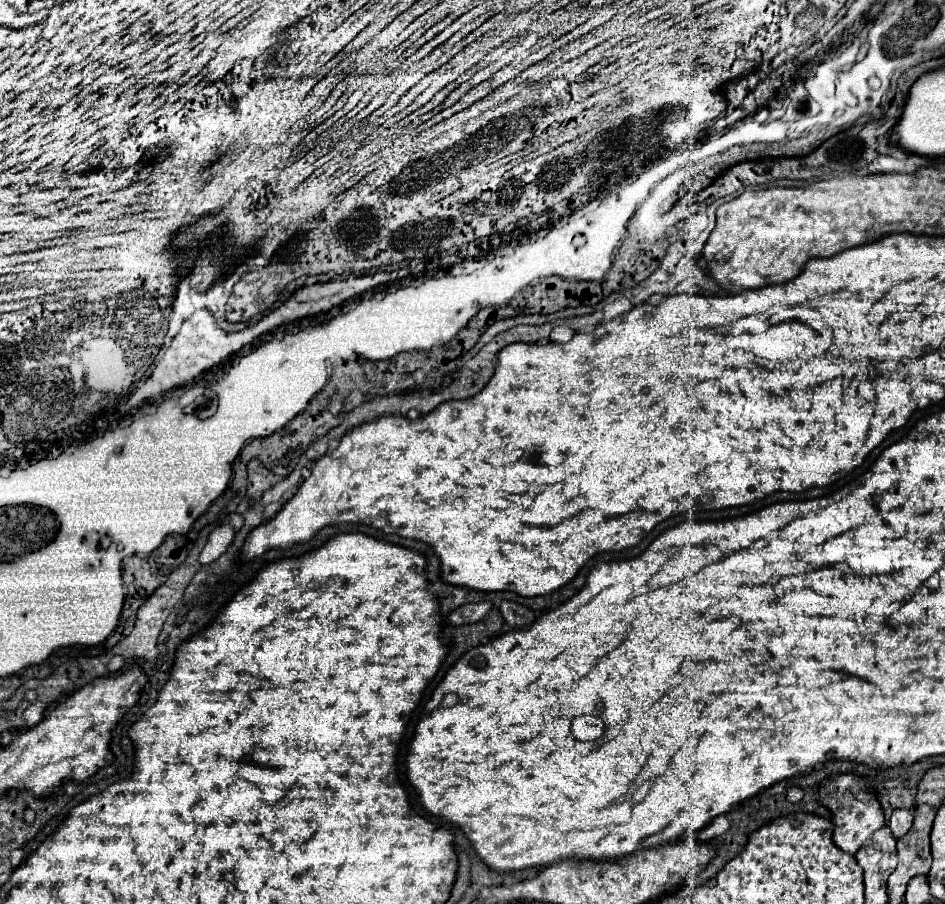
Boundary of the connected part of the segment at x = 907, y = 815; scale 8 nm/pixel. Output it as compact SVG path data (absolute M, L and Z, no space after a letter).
M895 810L891 820L889 820L889 828L891 828L891 834L895 838L905 836L909 832L911 824L913 824L913 814L909 810Z

